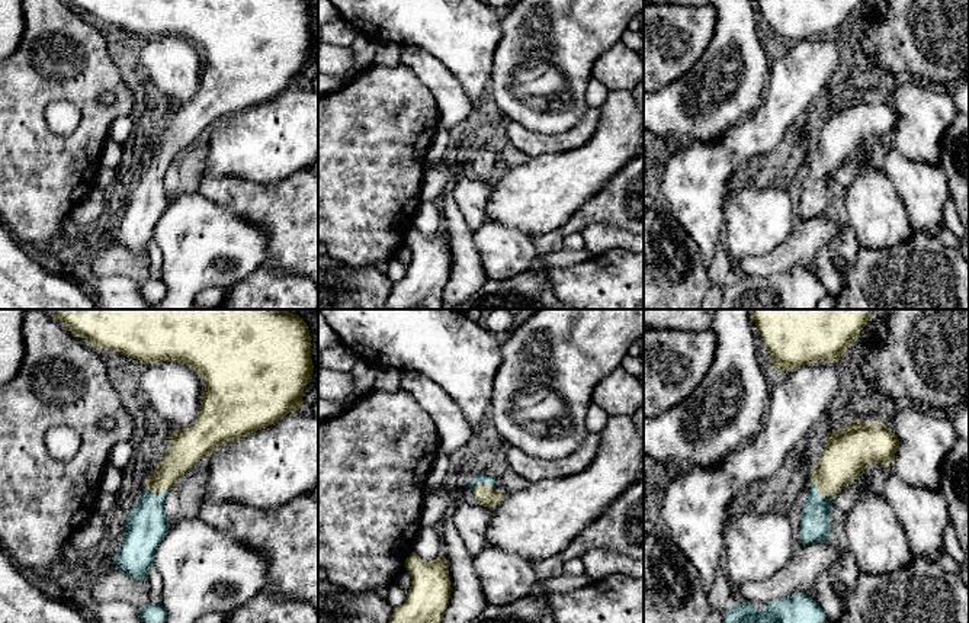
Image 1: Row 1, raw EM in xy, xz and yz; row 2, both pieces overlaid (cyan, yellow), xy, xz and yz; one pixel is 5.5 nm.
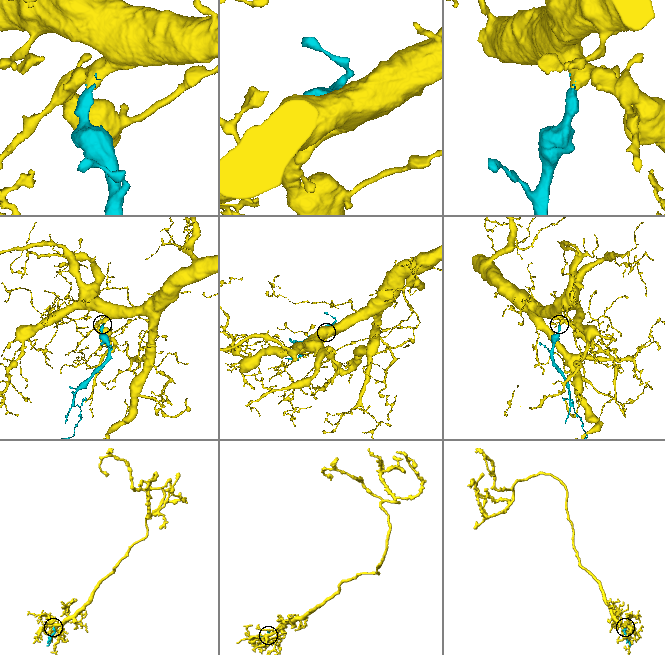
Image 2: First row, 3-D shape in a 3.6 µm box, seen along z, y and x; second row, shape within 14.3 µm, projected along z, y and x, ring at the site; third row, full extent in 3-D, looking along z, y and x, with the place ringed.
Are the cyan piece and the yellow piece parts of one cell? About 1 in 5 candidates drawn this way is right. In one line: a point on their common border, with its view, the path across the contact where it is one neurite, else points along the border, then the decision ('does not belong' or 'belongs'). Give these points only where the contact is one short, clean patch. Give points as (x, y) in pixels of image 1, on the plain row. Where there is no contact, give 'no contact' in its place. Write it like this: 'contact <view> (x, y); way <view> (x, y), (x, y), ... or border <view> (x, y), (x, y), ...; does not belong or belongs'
contact xz (481, 156); way xz (483, 153), (481, 156), (487, 170); belongs

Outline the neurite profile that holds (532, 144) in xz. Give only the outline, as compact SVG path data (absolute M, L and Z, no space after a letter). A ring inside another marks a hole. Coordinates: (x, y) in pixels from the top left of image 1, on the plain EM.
M588 107L581 121L571 129L551 135L533 132L514 121L508 121L508 142L530 158L545 152L572 151L583 147L593 137L599 122L599 107Z

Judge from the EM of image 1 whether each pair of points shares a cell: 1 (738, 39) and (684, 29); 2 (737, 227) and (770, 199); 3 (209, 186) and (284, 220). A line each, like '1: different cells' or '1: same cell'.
1: different cells
2: same cell
3: same cell

